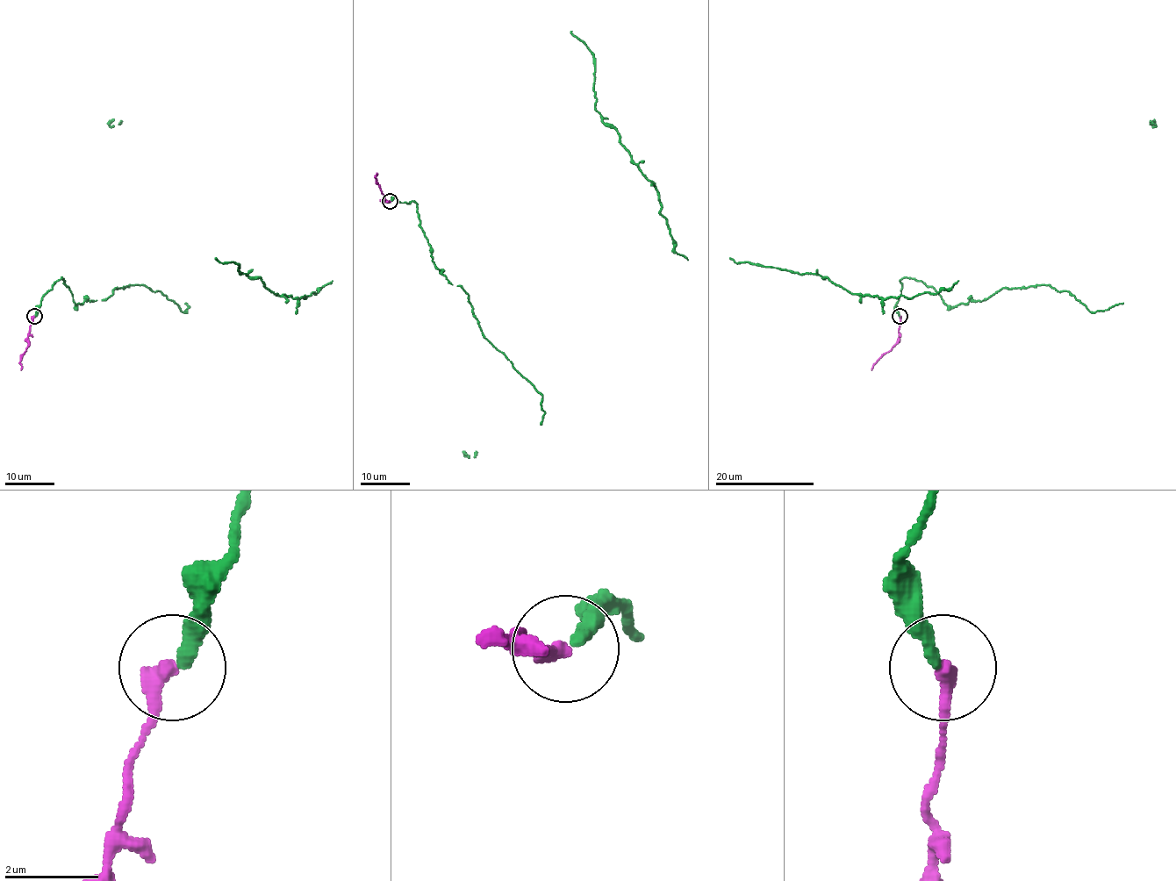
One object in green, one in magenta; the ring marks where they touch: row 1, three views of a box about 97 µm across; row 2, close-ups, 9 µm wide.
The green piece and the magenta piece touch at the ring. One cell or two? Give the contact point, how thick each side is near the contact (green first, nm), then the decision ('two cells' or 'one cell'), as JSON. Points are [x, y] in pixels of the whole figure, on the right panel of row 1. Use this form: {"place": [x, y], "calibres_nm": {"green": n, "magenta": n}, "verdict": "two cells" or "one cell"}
{"place": [899, 316], "calibres_nm": {"green": 280, "magenta": 360}, "verdict": "one cell"}

